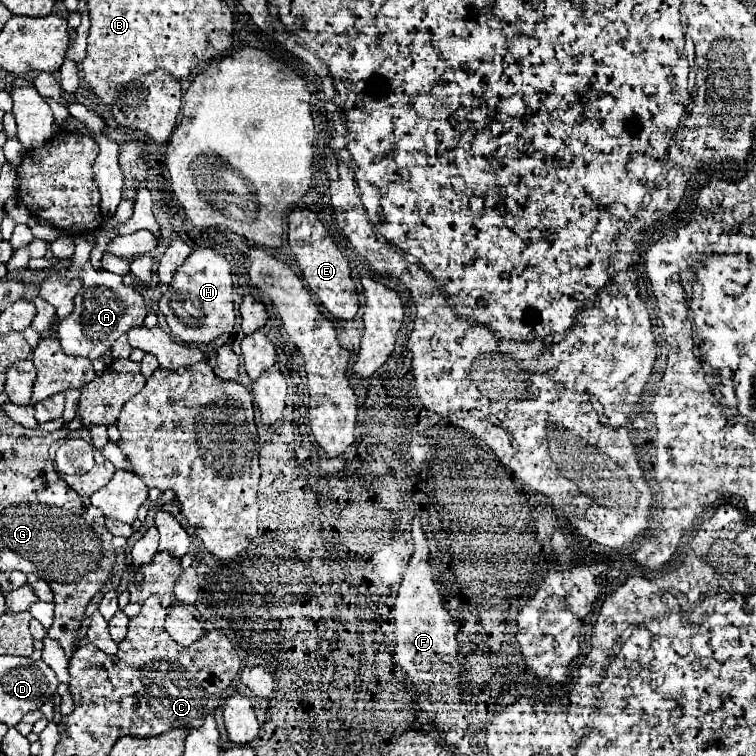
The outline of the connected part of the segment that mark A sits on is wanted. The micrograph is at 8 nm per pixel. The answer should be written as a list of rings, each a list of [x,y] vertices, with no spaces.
[[[88,269],[82,275],[82,287],[74,299],[74,311],[70,313],[70,317],[66,317],[66,321],[60,321],[58,325],[58,339],[64,353],[74,357],[98,359],[112,349],[114,341],[120,335],[124,335],[132,327],[142,325],[146,313],[148,311],[142,295],[134,287],[124,287],[120,275]]]

